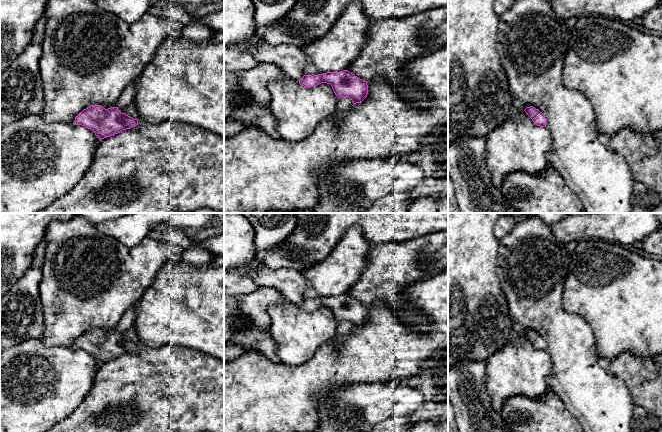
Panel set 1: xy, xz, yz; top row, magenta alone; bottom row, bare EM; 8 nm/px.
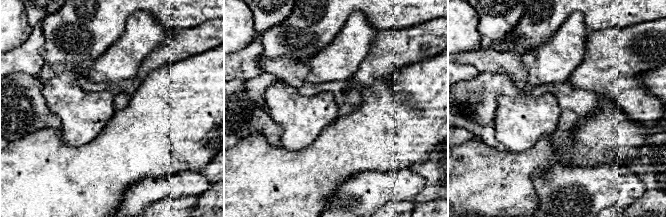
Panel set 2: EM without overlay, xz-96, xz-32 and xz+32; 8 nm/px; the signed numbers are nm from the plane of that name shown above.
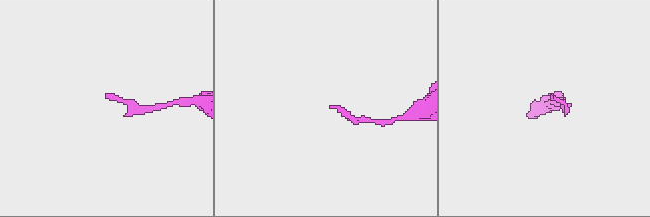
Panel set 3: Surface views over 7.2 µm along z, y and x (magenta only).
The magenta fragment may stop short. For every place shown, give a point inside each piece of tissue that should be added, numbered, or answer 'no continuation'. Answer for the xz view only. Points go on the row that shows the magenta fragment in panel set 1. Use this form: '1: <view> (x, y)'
1: xz (291, 59)

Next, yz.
1: yz (518, 116)

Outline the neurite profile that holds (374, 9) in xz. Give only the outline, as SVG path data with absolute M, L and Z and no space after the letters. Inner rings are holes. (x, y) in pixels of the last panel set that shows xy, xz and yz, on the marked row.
M358 0L365 15L372 21L404 18L433 10L448 8L448 0Z

